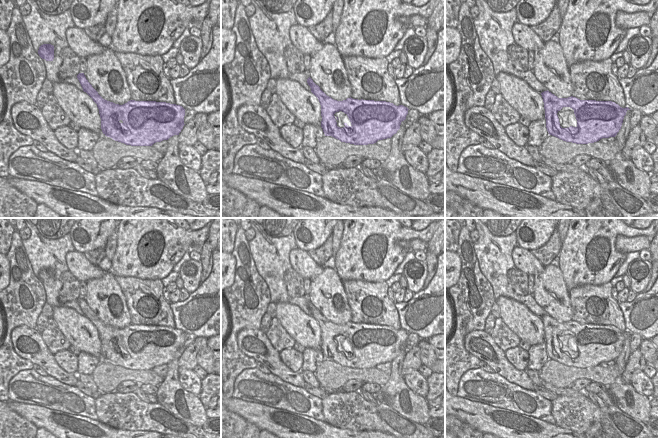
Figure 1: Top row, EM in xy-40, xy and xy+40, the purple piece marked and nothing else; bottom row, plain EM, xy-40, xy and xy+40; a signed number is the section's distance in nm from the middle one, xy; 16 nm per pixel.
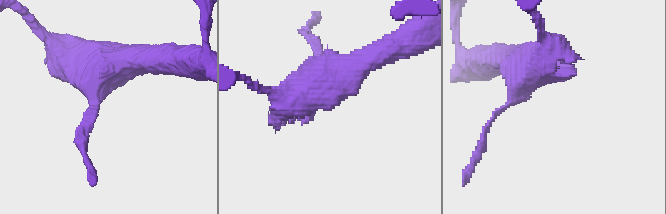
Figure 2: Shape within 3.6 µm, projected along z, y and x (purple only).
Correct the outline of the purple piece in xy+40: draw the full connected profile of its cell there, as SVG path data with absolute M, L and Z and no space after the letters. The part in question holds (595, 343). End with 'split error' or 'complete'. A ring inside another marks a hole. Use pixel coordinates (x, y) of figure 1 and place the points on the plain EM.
M551 316L541 317L546 352L549 359L576 368L588 368L615 361L629 333L612 325L558 322Z; split error

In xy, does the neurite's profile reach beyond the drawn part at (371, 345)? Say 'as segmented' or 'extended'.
extended

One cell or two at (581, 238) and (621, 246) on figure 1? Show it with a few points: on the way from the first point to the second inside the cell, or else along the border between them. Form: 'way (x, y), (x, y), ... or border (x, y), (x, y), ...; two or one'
border (637, 236), (618, 235), (615, 241), (615, 249); two

